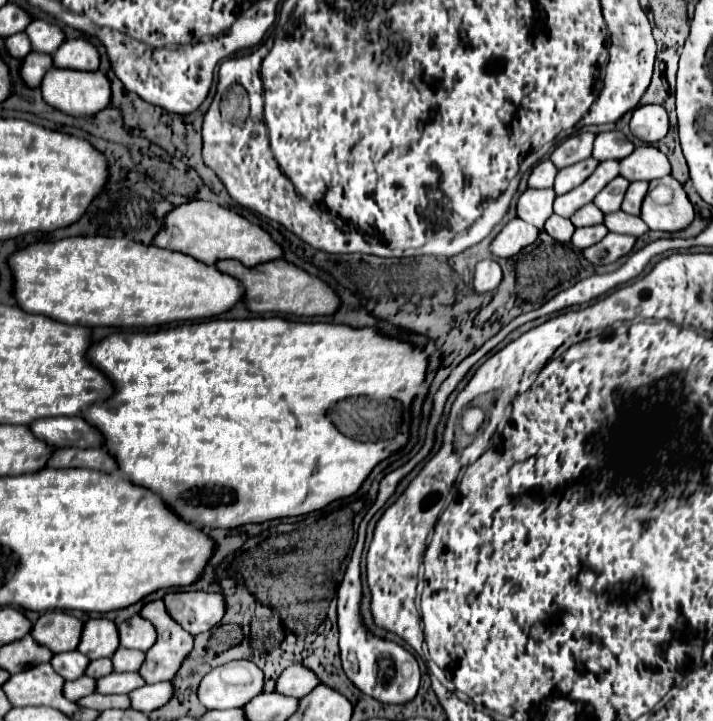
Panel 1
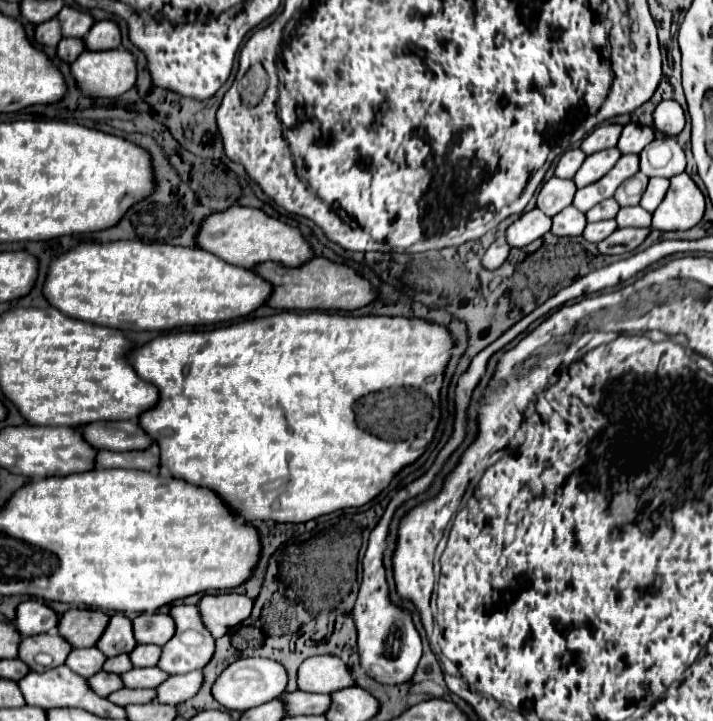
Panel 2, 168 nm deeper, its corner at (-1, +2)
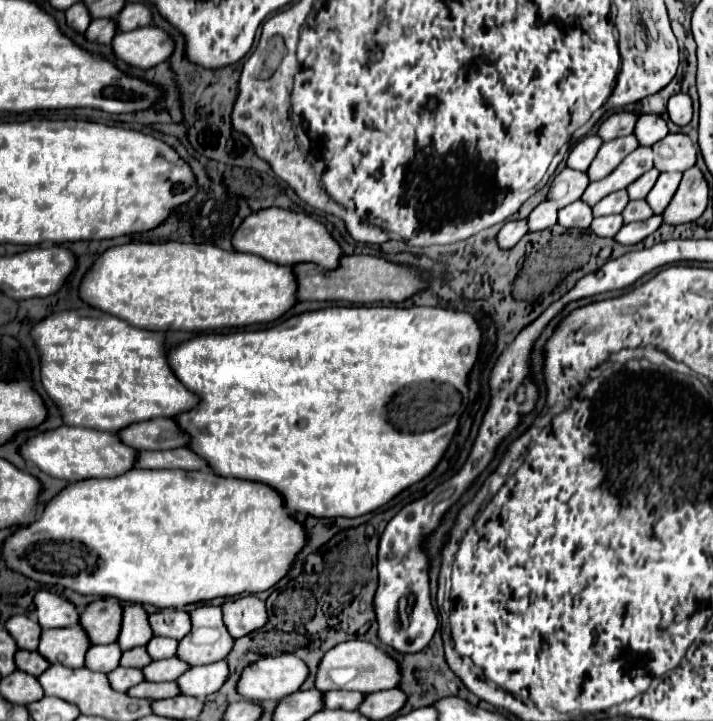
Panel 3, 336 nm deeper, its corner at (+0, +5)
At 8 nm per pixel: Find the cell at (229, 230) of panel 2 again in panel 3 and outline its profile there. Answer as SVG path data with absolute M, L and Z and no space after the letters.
M263 208L259 212L251 212L241 222L237 232L233 232L231 244L235 252L255 254L279 266L293 266L297 262L313 262L317 266L333 270L337 268L337 262L341 258L339 244L331 238L331 234L325 230L323 224L315 222L307 214L281 210L281 208Z

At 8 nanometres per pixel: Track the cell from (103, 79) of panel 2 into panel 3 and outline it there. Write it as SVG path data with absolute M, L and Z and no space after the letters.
M147 26L131 32L117 32L111 48L115 60L121 60L139 70L147 70L169 58L173 40L163 30Z

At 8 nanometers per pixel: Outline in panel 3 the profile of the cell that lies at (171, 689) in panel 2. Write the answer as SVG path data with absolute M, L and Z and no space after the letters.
M225 660L205 666L193 666L177 678L177 686L181 688L183 696L197 696L199 700L203 700L221 688L221 684L227 680L227 674L229 670Z

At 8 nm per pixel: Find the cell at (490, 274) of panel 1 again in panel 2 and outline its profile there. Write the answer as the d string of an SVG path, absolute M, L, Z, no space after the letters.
M500 235L500 237L488 247L488 251L484 253L482 263L484 263L486 269L494 271L494 269L498 269L498 267L508 259L508 253L510 253L510 245L508 245L506 237Z

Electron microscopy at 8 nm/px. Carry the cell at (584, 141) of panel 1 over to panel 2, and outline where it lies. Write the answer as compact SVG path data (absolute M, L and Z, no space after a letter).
M610 123L610 125L600 125L598 129L594 129L584 141L582 141L582 151L586 151L586 155L592 155L596 151L608 149L608 147L616 147L618 139L622 133L622 125Z

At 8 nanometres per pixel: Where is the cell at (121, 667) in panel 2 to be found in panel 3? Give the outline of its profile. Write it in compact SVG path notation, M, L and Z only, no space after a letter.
M143 646L133 648L133 650L125 650L121 656L121 666L125 666L125 668L143 668L149 662L151 662L151 658Z

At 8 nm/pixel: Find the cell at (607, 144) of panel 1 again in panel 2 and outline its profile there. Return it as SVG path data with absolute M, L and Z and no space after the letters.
M628 123L622 131L622 139L618 141L618 149L622 153L640 153L648 143L652 143L656 137L654 127Z

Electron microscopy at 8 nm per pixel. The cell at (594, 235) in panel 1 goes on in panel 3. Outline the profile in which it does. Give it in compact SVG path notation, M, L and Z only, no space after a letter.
M621 214L603 216L603 218L593 218L593 222L591 222L591 230L593 230L597 236L603 236L603 238L613 238L613 236L619 232L621 226L623 226Z

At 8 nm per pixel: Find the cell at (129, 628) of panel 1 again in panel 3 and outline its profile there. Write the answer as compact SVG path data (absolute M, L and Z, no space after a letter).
M161 610L149 616L149 624L155 636L167 636L181 640L191 630L189 614L183 610Z

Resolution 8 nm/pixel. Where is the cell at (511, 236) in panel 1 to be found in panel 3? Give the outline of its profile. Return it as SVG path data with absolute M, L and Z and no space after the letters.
M545 200L539 206L533 208L533 212L527 216L527 228L529 232L539 232L539 230L547 230L557 222L557 208Z

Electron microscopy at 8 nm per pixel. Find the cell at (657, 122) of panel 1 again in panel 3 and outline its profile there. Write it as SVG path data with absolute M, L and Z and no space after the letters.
M673 94L667 102L669 120L677 126L687 126L693 118L693 104L687 94Z

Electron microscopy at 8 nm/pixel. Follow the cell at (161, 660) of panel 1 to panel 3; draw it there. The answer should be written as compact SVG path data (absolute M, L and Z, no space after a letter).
M205 604L189 612L189 616L193 628L185 638L179 640L177 658L191 666L223 660L233 648L233 638L223 624L221 608Z

